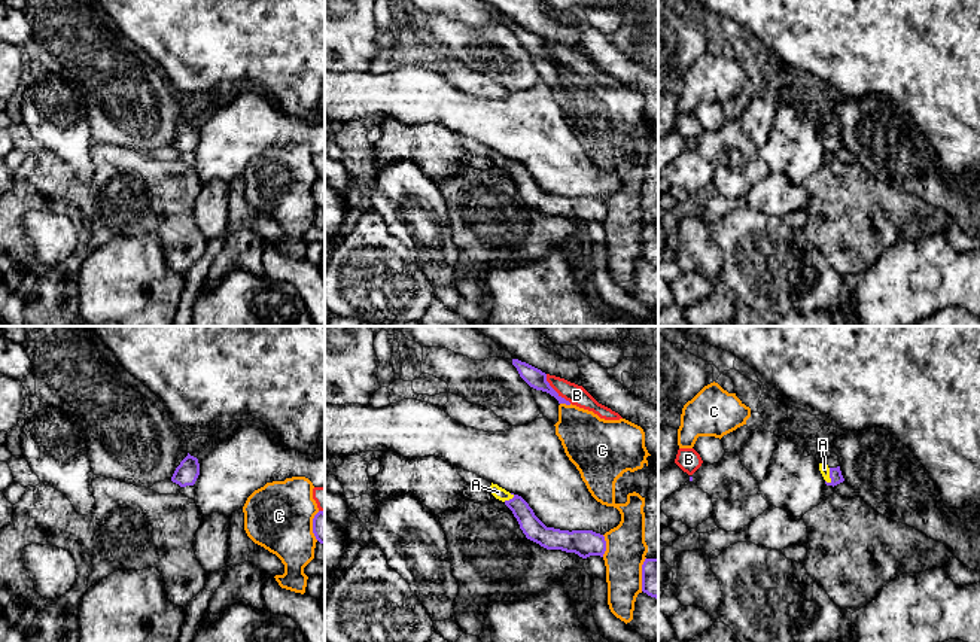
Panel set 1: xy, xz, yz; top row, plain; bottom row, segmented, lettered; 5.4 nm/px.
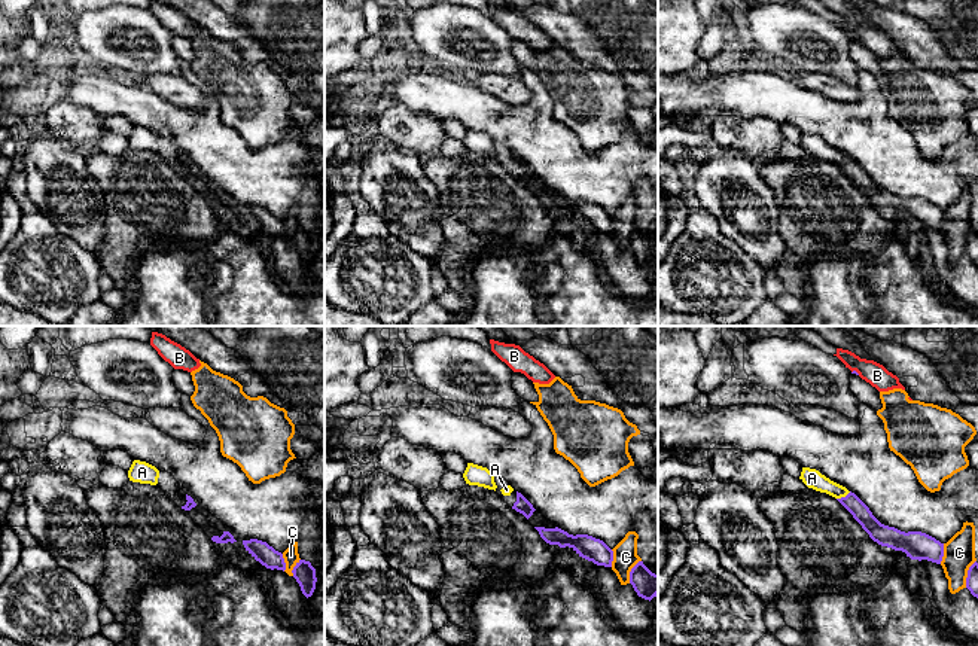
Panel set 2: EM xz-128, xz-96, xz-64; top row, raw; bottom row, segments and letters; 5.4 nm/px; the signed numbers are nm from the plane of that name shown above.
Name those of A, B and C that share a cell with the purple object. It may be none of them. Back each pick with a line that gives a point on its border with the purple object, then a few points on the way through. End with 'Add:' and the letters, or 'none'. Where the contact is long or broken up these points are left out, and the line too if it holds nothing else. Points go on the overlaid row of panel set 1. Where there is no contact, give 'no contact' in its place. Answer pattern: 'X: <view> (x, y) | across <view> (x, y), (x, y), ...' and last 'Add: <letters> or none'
A: yz (830, 475) | across yz (836, 475), (830, 475), (824, 468)
Add: A

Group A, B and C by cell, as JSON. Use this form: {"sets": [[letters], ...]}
{"sets": [["A"], ["B"], ["C"]]}

